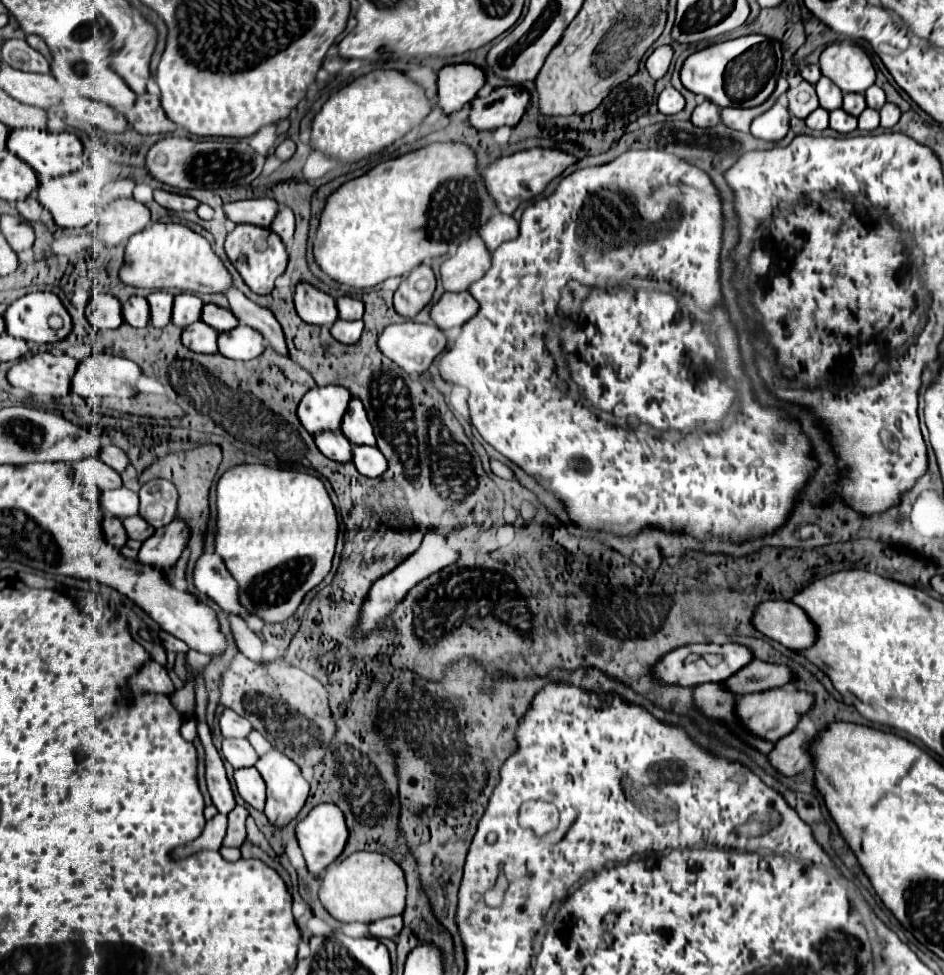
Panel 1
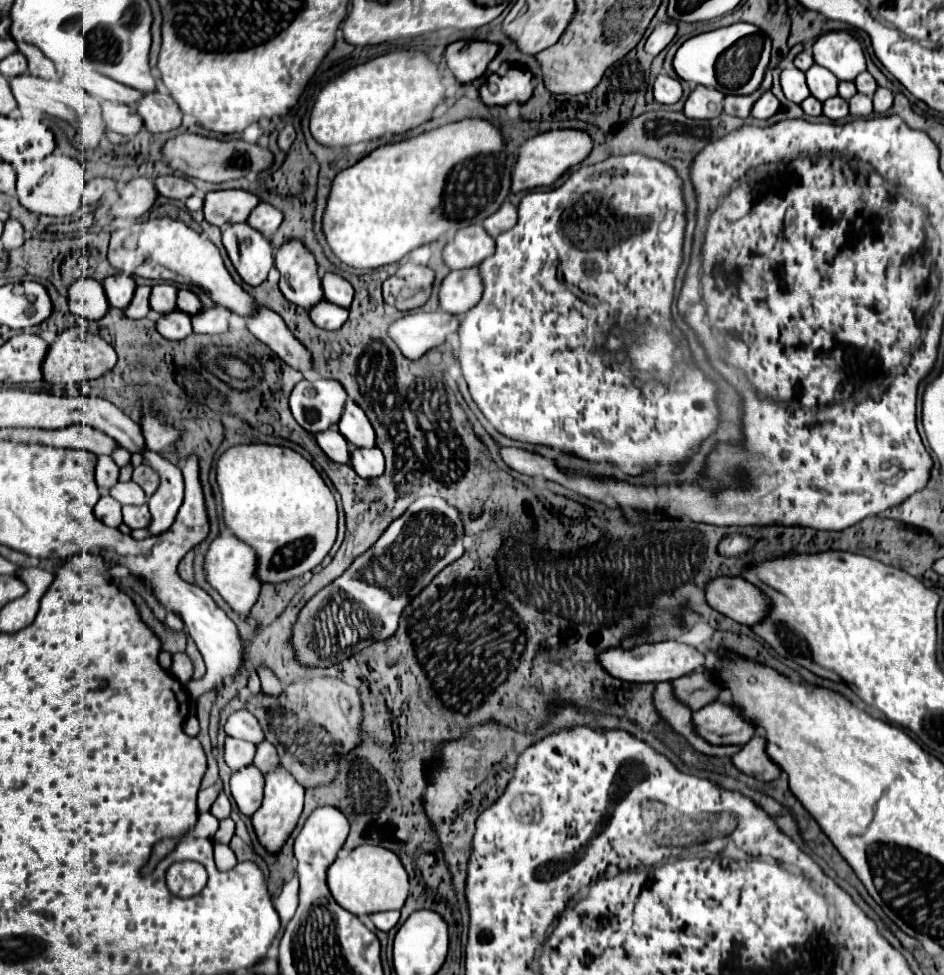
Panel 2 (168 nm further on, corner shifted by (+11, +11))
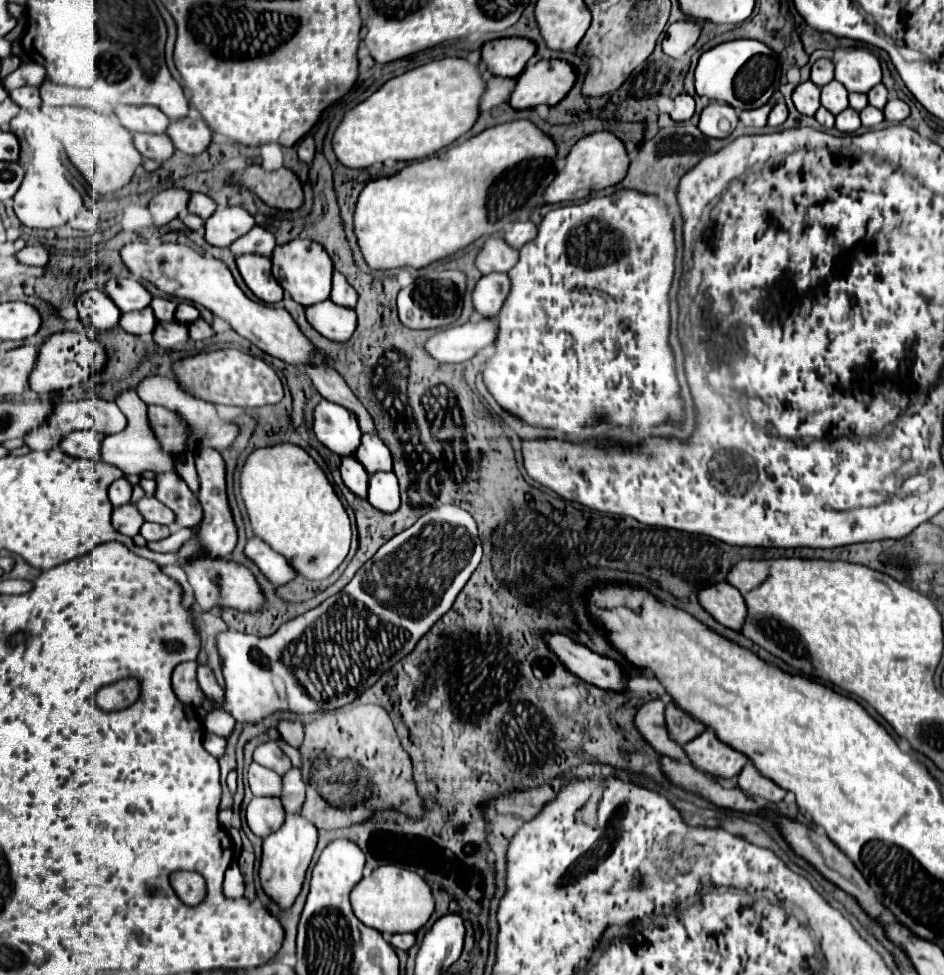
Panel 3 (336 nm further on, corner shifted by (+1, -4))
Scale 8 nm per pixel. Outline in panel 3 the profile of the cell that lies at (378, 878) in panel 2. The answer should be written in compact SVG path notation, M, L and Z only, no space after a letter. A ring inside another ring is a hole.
M396 864L378 866L372 870L370 876L364 876L352 888L350 902L352 902L352 910L356 918L362 924L376 928L382 934L416 932L428 922L434 910L434 900L432 900L432 892L428 884L416 872L410 872Z

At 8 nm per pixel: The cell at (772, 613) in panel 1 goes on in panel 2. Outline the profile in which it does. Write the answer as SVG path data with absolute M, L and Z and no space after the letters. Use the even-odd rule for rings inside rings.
M716 577L706 585L706 601L718 613L748 627L762 621L770 611L768 597L742 577Z

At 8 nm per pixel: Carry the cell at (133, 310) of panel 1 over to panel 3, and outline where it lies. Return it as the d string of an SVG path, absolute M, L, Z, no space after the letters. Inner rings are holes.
M110 280L106 284L106 294L114 300L114 304L120 308L122 314L142 310L150 304L152 296L150 292L136 280Z

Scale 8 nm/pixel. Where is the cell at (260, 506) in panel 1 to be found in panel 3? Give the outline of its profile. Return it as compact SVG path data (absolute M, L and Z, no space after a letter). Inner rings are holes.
M278 444L272 448L254 450L240 472L240 494L248 512L248 520L254 536L266 540L270 548L280 552L296 574L306 580L324 580L328 578L348 556L350 550L350 520L348 514L338 500L332 484L328 482L322 468L298 446L294 444Z

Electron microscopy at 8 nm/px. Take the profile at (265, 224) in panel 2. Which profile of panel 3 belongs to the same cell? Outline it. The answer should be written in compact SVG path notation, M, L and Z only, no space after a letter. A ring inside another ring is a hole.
M254 226L242 240L236 240L230 250L234 256L238 254L262 254L262 256L272 256L276 248L276 238L272 232L268 232L262 226Z

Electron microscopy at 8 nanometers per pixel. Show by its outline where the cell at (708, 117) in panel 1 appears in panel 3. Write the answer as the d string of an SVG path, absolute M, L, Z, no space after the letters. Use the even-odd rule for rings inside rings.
M712 102L702 110L698 128L702 130L704 136L726 138L734 132L736 124L738 124L738 114L732 106L724 102Z

